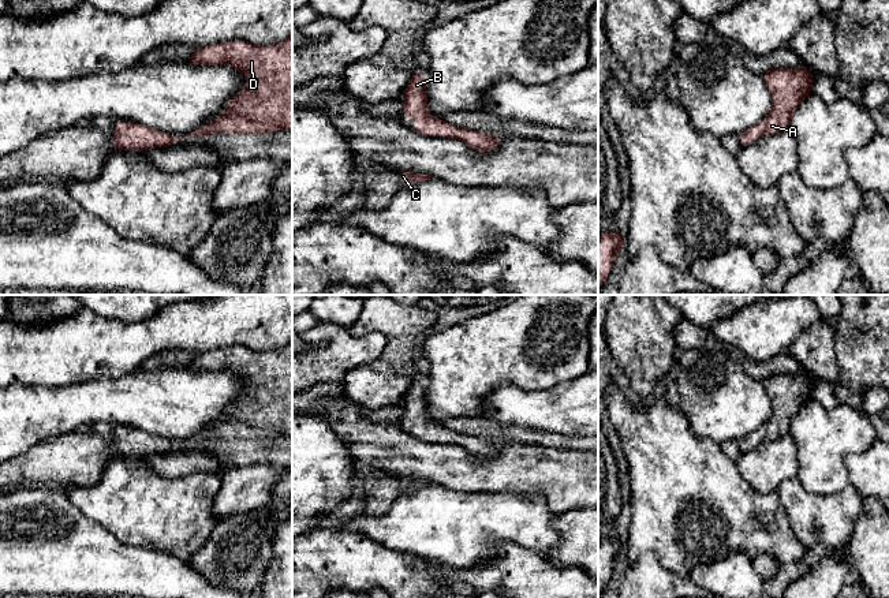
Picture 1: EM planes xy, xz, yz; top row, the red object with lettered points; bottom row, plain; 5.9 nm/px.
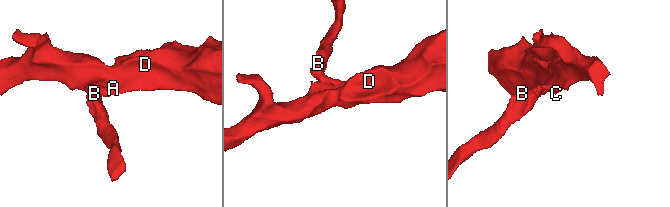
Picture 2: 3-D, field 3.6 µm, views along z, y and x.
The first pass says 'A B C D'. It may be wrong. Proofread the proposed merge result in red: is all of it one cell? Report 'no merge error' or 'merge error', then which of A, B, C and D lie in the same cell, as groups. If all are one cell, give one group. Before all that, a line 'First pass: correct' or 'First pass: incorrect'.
First pass: correct
no merge error; A B C D

